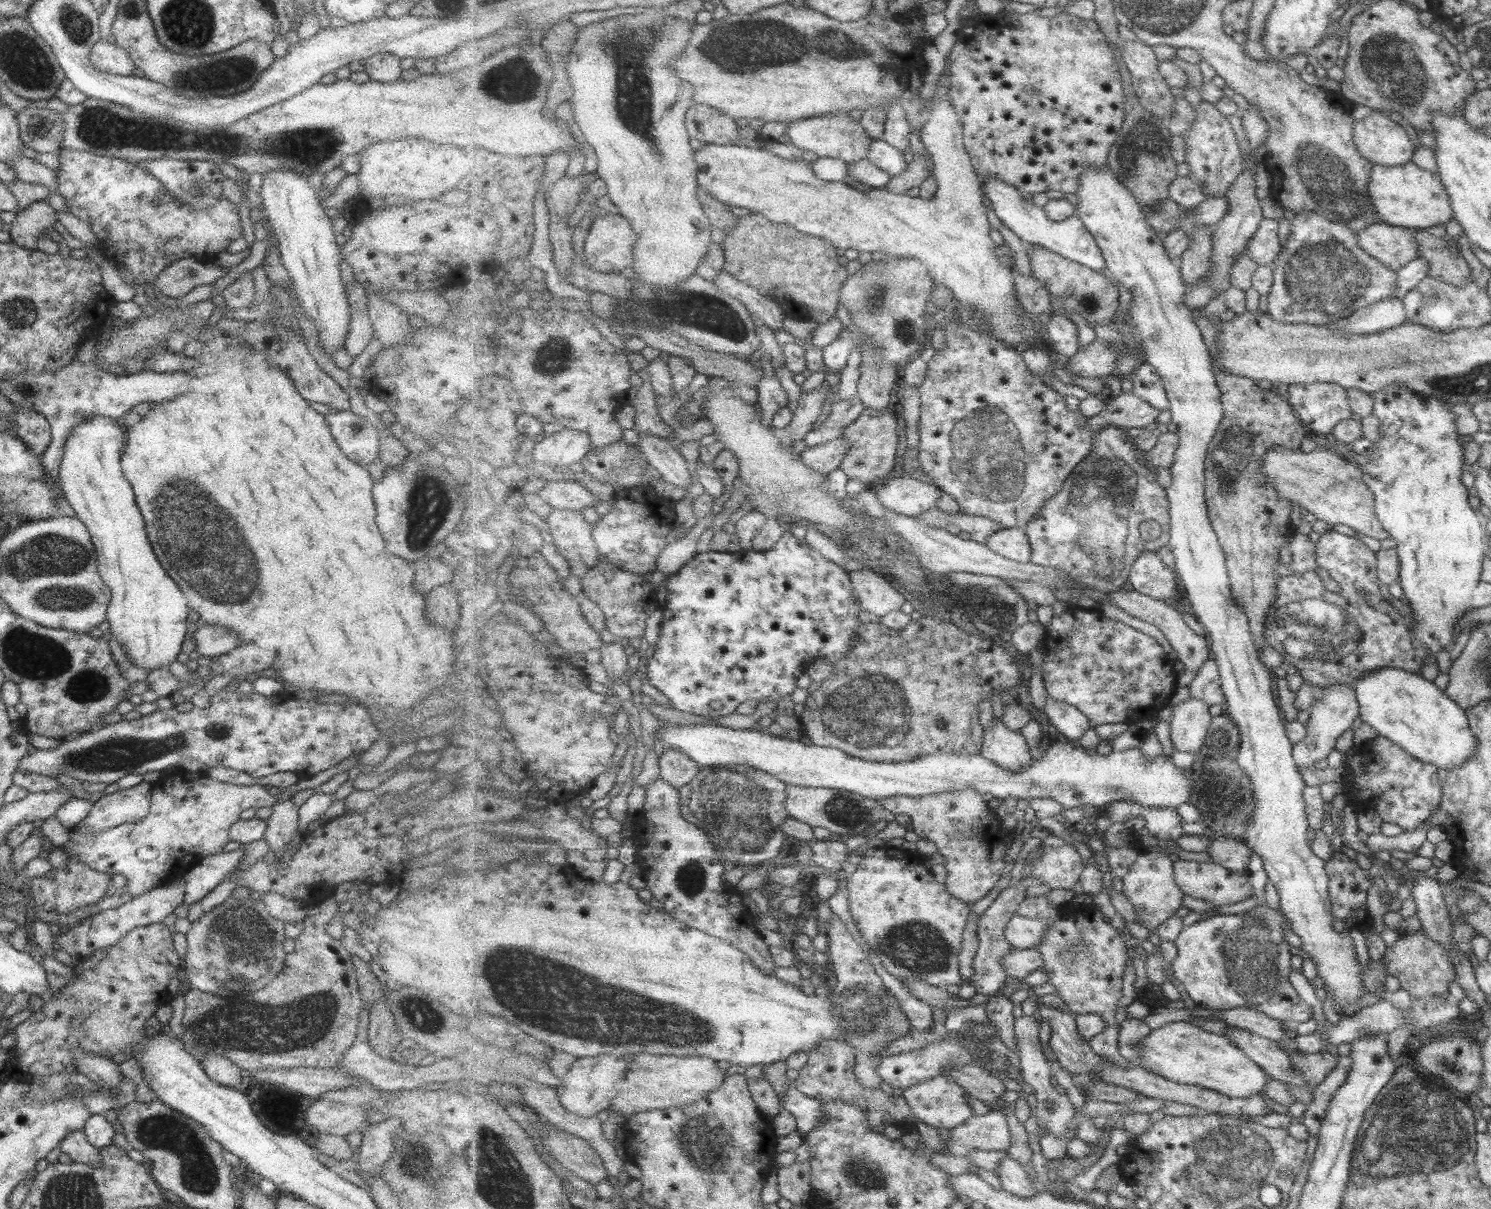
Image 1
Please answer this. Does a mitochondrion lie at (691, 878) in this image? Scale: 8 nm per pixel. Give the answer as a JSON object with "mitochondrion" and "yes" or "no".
{"mitochondrion":"yes"}

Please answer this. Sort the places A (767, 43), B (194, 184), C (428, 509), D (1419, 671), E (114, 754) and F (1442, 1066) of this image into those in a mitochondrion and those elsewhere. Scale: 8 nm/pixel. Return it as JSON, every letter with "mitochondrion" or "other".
{"A":"mitochondrion","B":"mitochondrion","C":"mitochondrion","D":"other","E":"mitochondrion","F":"mitochondrion"}

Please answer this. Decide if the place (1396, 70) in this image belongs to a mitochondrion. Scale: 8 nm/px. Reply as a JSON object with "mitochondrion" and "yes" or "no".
{"mitochondrion":"yes"}

